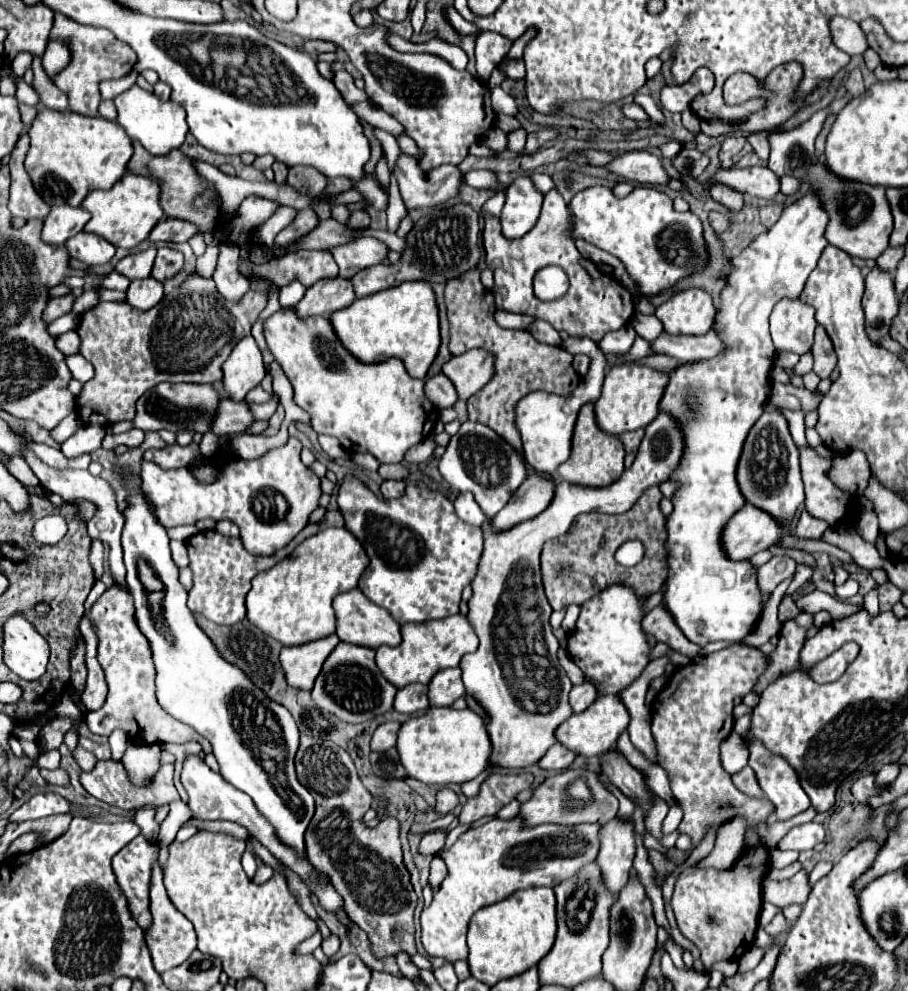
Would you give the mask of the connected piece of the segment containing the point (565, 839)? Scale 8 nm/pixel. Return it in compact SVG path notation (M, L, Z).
M492 819L482 827L468 829L442 855L448 875L434 895L430 907L422 911L420 941L430 957L442 957L456 963L468 959L466 931L470 917L490 905L498 903L510 893L528 887L556 887L560 881L572 877L580 867L594 861L600 849L600 825L538 825L524 829L522 821Z

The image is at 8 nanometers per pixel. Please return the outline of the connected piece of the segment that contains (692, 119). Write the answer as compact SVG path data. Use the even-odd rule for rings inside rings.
M684 111L682 113L682 125L690 131L690 133L700 133L700 119L696 117L694 111Z

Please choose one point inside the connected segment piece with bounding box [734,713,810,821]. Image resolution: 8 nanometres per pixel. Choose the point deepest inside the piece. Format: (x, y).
(778, 780)

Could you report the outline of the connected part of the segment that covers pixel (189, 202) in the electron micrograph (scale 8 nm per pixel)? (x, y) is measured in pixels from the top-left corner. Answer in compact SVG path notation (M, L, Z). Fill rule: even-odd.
M134 143L134 155L128 163L128 171L130 173L136 173L136 175L146 175L146 177L152 177L156 181L160 181L160 187L162 187L162 209L166 215L170 217L176 217L176 219L186 219L186 221L192 221L196 225L202 227L202 231L212 231L216 225L218 225L218 201L212 201L210 205L202 207L202 209L196 209L194 207L194 199L208 187L208 183L204 181L204 177L198 175L194 163L182 153L182 151L174 151L170 155L164 155L164 157L154 157L150 153L146 153L146 149L142 149L142 145Z

